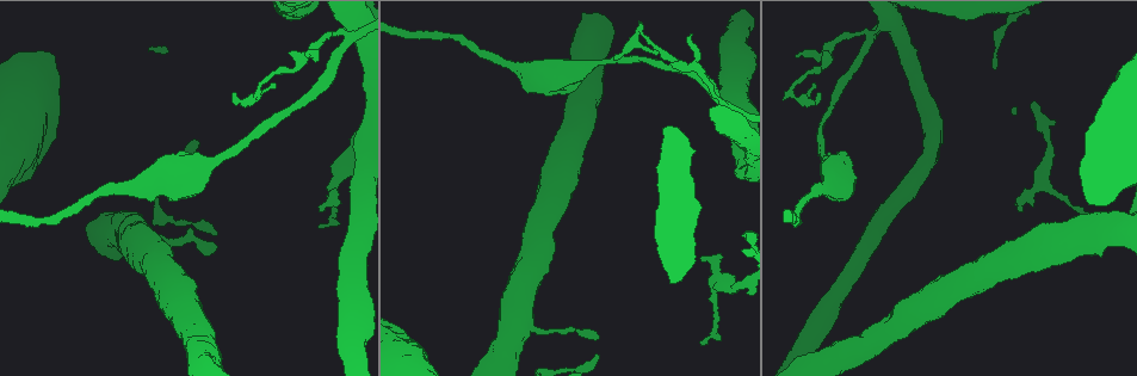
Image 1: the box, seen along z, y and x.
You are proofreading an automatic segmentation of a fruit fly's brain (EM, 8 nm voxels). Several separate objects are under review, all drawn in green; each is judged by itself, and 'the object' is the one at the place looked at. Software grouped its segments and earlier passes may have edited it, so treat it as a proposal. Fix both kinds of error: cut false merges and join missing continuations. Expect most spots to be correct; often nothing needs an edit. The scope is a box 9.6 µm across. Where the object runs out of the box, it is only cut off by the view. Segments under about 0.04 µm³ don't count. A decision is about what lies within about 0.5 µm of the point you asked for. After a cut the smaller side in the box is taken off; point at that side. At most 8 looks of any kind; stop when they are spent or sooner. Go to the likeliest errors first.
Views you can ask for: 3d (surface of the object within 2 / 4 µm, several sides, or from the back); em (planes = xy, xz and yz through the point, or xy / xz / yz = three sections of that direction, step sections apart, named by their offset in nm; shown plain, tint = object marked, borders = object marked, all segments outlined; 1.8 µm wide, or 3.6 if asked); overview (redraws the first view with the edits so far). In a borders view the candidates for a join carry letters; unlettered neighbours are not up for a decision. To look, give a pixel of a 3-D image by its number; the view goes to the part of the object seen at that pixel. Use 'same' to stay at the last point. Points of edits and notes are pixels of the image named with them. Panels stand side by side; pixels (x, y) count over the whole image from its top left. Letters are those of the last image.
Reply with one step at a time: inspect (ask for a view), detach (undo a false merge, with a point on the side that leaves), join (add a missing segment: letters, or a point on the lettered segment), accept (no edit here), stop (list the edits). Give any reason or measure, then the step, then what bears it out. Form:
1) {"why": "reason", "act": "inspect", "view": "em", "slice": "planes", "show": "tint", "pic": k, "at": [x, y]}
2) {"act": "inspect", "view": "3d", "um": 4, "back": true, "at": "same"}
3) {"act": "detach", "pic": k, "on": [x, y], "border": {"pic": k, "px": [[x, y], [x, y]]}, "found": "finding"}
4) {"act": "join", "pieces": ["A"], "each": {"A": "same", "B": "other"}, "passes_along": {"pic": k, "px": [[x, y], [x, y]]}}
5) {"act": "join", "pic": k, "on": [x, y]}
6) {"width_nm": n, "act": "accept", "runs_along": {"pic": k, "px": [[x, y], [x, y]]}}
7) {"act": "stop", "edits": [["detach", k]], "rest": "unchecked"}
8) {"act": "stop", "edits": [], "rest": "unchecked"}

{"why": "looks like a crossing", "act": "inspect", "view": "em", "slice": "xz", "step": 8, "show": "tint", "pic": 1, "at": [729, 105]}

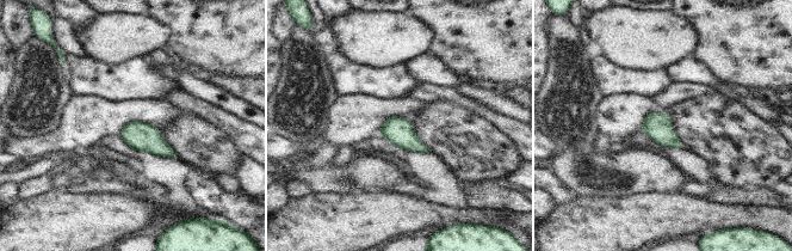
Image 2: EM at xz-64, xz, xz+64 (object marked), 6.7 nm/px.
{"why": "another direction", "act": "inspect", "view": "em", "slice": "planes", "show": "borders", "at": "same"}

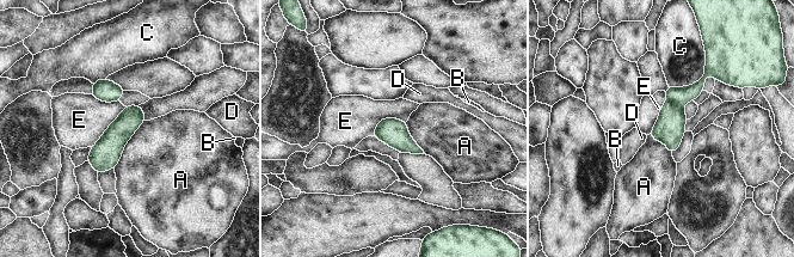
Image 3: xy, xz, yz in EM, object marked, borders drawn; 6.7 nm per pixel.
{"width_nm": 170, "longest_contact_nm": ["A", 380], "act": "detach", "pic": 3, "on": [669, 128], "each": {"A": "other", "B": "other", "C": "other", "D": "other", "E": "other"}, "found": "a second cell is stuck on"}

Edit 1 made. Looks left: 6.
{"why": "tapers out", "act": "inspect", "view": "3d", "um": 2, "pic": 1, "at": [599, 337]}

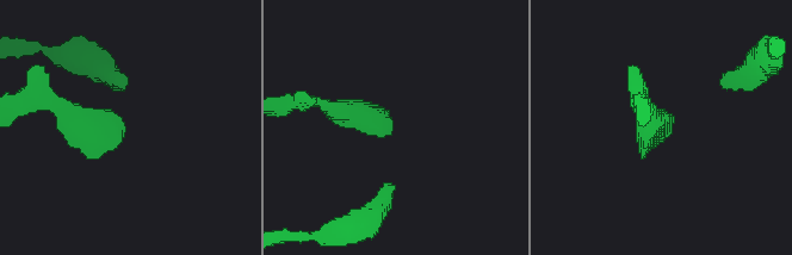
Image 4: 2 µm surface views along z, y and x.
{"why": "shape alone is not enough", "act": "inspect", "view": "em", "slice": "planes", "show": "borders", "pic": 4, "at": [390, 130]}

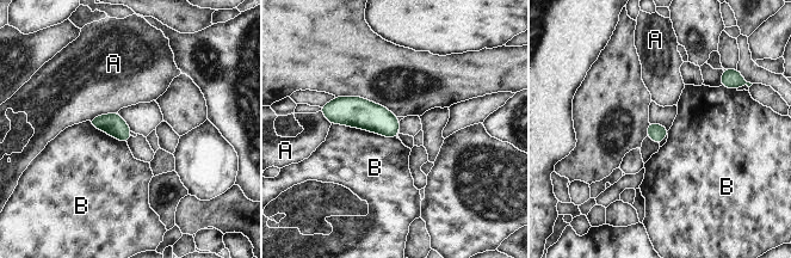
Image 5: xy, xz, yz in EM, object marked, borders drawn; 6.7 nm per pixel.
{"act": "accept", "each": {"A": "other", "B": "other"}, "border": {"pic": 5, "px": [[332, 122], [396, 137]]}, "found": "no lettered segment goes on from it"}

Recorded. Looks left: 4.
{"why": "free end", "act": "inspect", "view": "em", "slice": "xz", "step": 8, "show": "tint", "pic": 1, "at": [309, 56]}

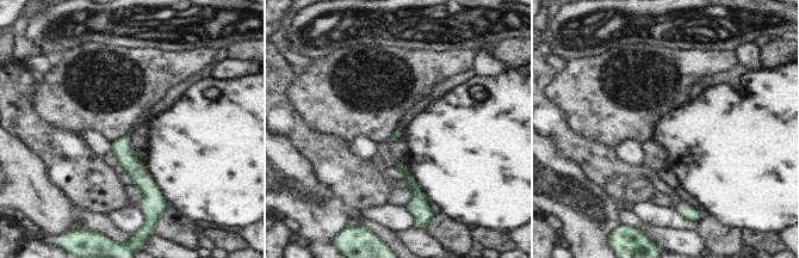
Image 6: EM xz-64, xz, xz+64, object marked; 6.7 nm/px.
{"why": "another direction", "act": "inspect", "view": "em", "slice": "planes", "show": "borders", "at": "same"}

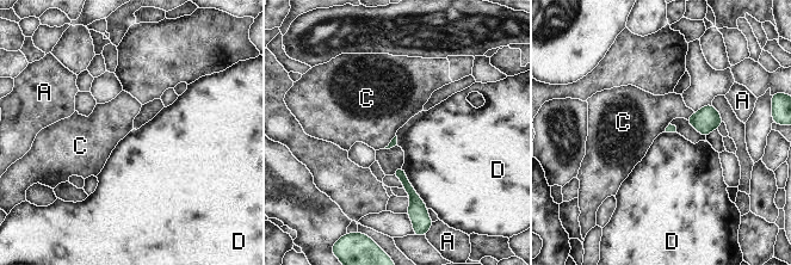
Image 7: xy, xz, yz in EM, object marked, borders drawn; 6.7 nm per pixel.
{"act": "accept", "each": {"A": "other", "C": "other", "D": "other"}, "border": {"pic": 7, "px": [[401, 167], [415, 193], [427, 208]]}, "found": "none of them fits"}

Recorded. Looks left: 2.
{"act": "stop", "edits": [["detach", 3]], "rest": "unchecked"}

